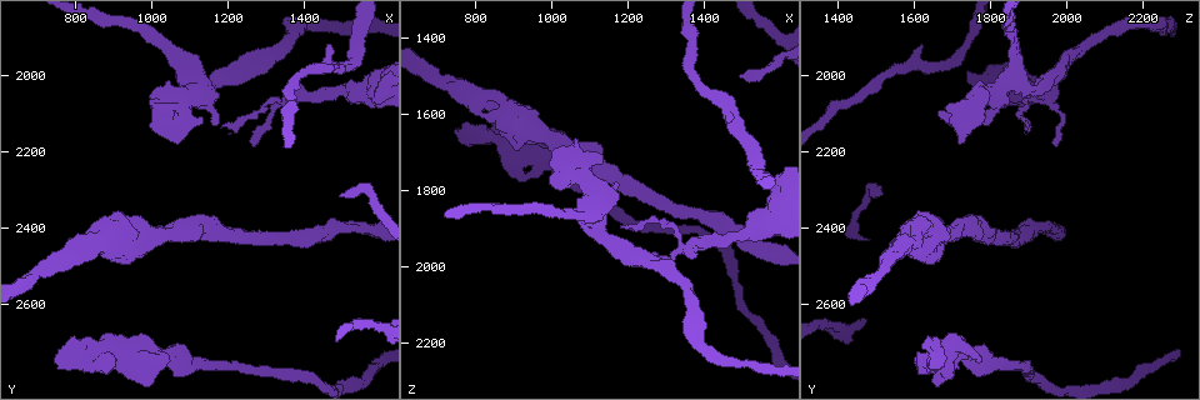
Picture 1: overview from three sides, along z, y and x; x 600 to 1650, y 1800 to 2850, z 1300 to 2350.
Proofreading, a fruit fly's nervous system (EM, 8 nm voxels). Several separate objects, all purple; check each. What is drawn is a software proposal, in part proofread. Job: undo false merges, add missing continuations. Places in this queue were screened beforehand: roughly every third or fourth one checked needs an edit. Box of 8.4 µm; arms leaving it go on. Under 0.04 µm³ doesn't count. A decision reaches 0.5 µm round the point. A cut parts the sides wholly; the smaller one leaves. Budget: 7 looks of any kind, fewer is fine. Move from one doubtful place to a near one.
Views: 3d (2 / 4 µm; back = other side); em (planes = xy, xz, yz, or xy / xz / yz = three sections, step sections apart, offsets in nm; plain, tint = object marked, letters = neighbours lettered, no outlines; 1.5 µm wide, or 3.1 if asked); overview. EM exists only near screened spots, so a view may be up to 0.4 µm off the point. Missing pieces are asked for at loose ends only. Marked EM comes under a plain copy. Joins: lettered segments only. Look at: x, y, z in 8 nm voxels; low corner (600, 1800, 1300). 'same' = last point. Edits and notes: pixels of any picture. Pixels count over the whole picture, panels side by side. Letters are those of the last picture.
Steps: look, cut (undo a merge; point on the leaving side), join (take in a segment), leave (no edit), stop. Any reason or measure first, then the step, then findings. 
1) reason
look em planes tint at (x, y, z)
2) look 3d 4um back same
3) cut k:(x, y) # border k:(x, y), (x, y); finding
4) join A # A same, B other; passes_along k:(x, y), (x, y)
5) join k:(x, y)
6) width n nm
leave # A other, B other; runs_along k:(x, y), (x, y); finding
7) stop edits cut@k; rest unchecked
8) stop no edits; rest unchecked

branch stops here
look 3d 2um at (1265, 2180, 1975)

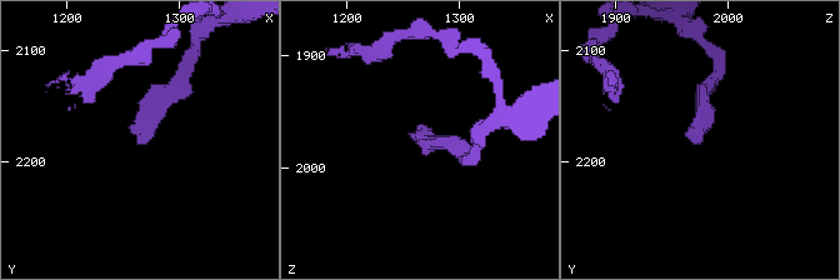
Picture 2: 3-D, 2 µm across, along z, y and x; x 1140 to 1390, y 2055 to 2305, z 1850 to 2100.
need the tissue
look em planes letters at (1264, 2180, 1972)

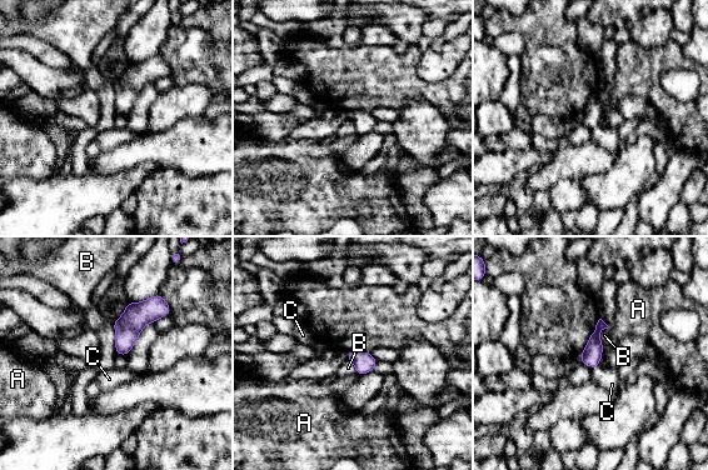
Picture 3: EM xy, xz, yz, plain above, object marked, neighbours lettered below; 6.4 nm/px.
leave # A other, B other, C other; border 3:(598, 364), (591, 369); none of them fits

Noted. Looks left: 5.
branch stops here
look em yz step 4 tint at (1080, 2175, 1715)

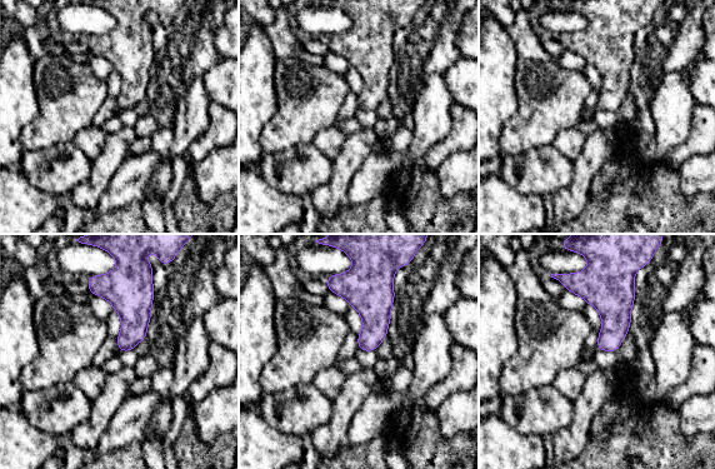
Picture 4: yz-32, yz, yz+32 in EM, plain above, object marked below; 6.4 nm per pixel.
another direction
look em planes letters same

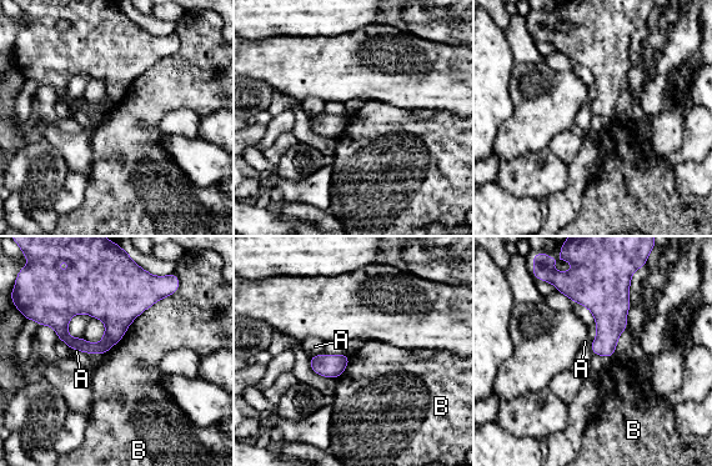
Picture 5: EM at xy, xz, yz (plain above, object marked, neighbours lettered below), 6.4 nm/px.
leave # A other, B other; no lettered segment goes on from it

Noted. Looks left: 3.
look 3d 2um at (1105, 2015, 1885)

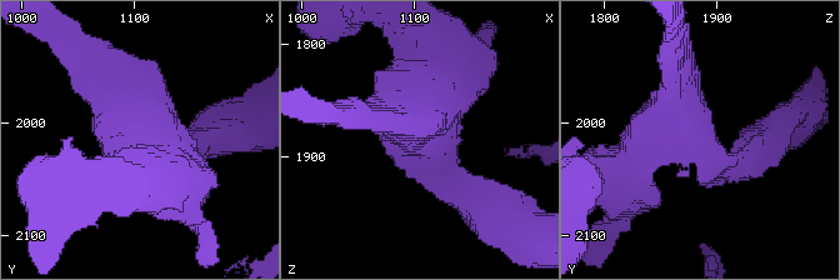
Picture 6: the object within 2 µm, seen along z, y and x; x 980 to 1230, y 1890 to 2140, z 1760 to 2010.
look em planes letters at (1108, 2020, 1886)

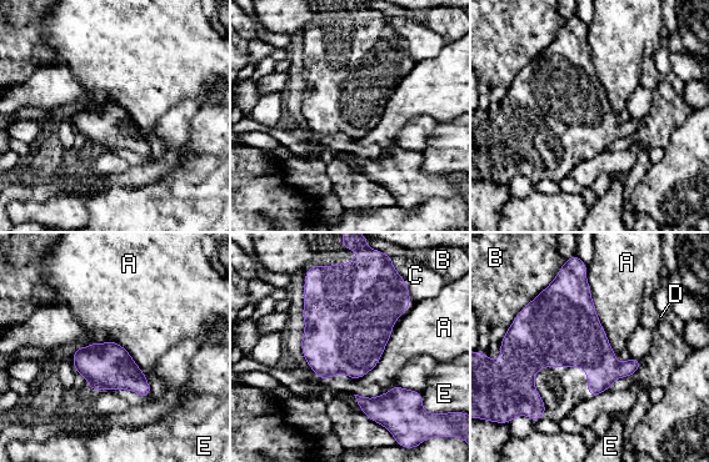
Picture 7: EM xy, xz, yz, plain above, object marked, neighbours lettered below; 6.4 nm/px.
width 300 nm
leave # A other, B other, C other, D other, E other; one neuron here

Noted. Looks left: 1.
stop no edits; rest unchecked

